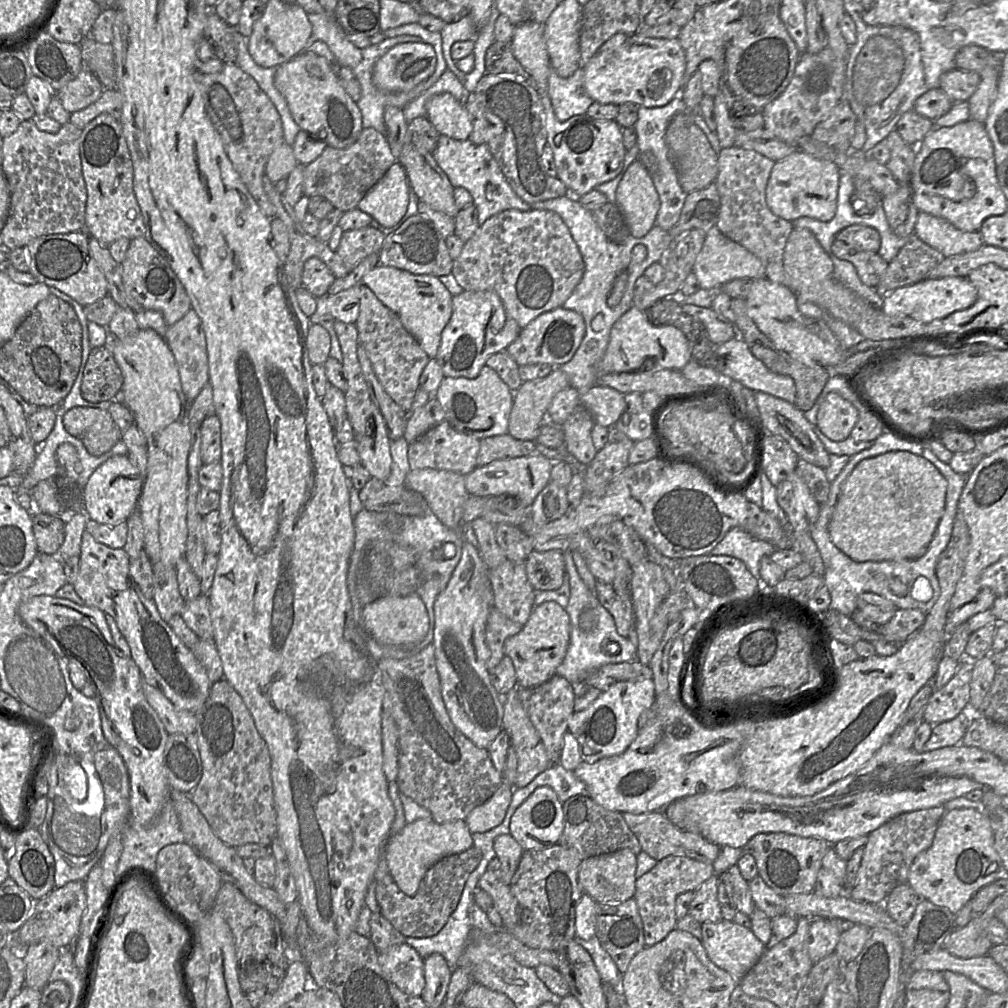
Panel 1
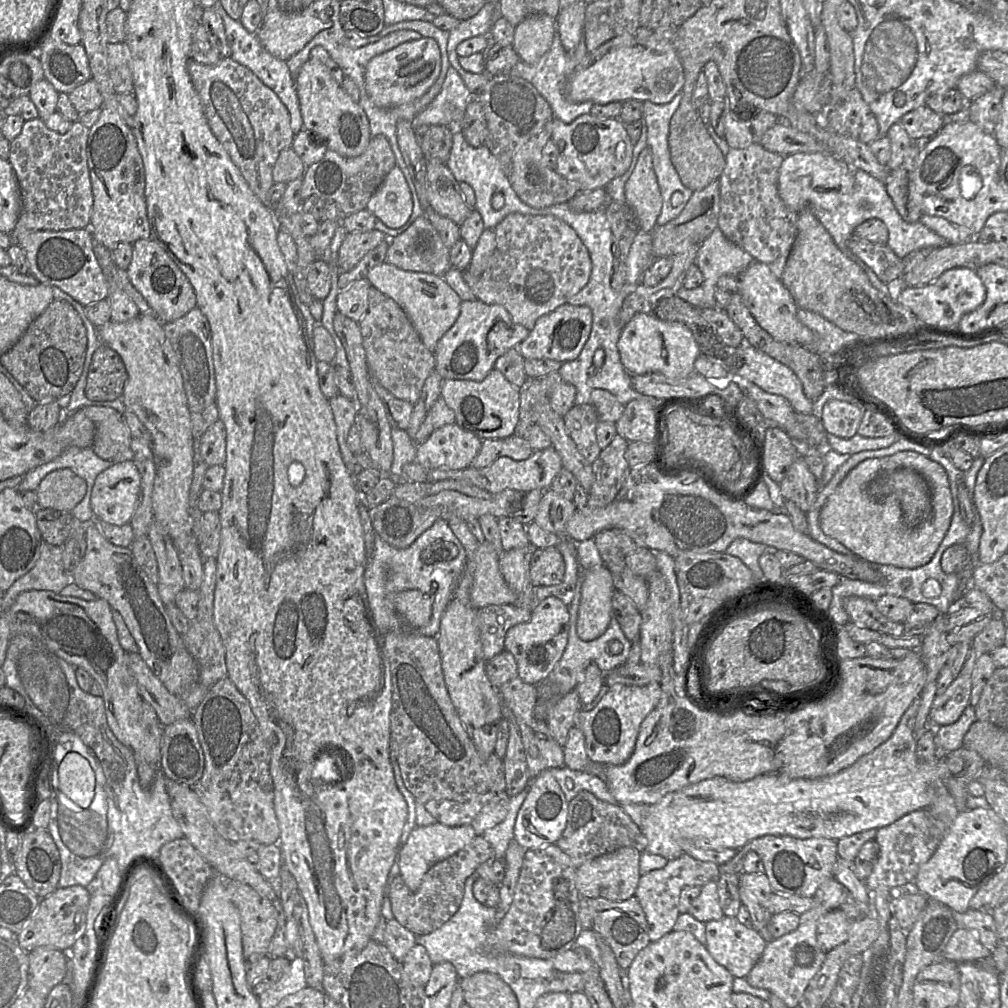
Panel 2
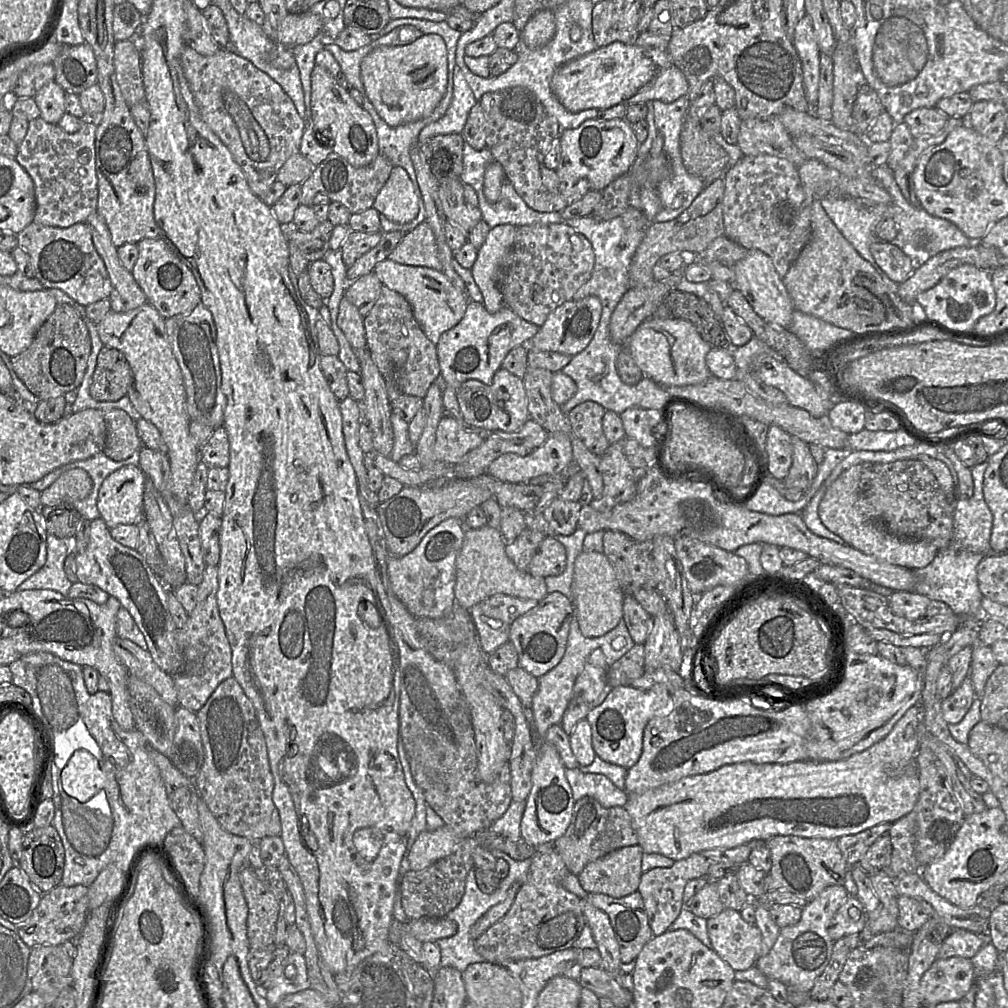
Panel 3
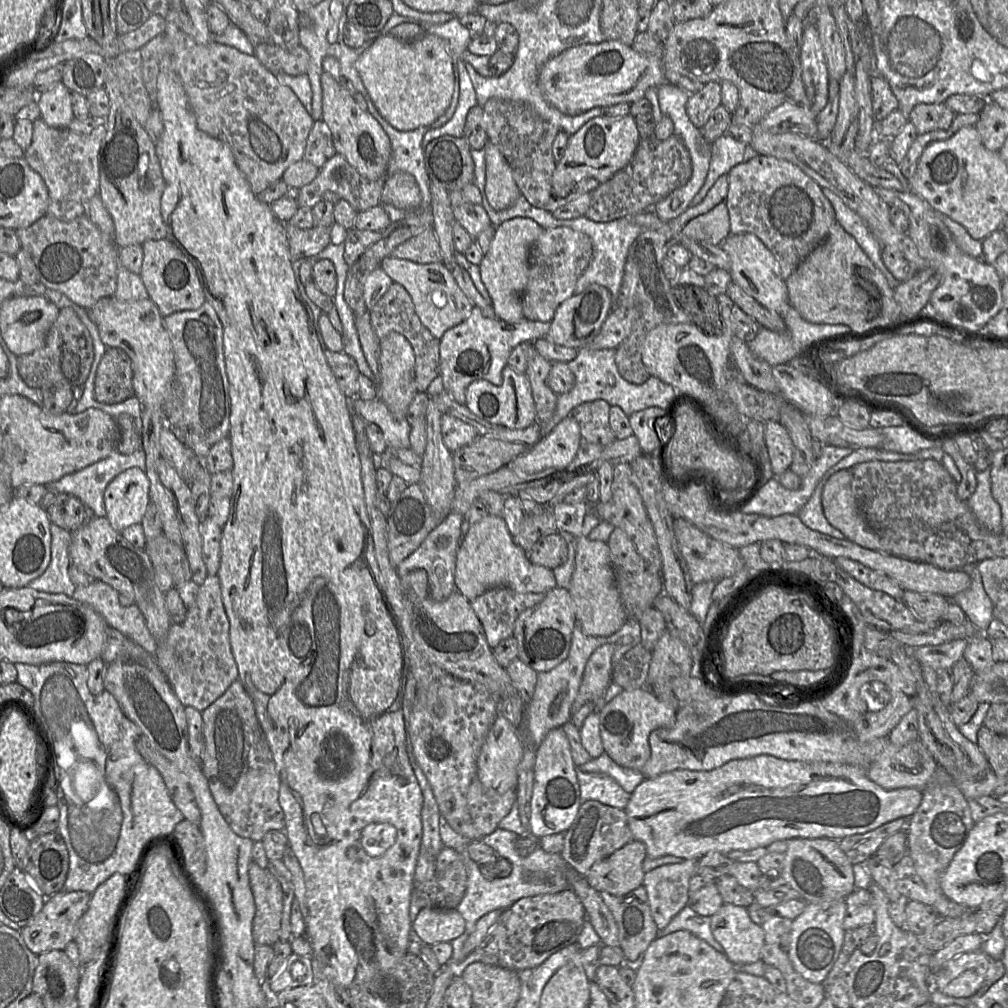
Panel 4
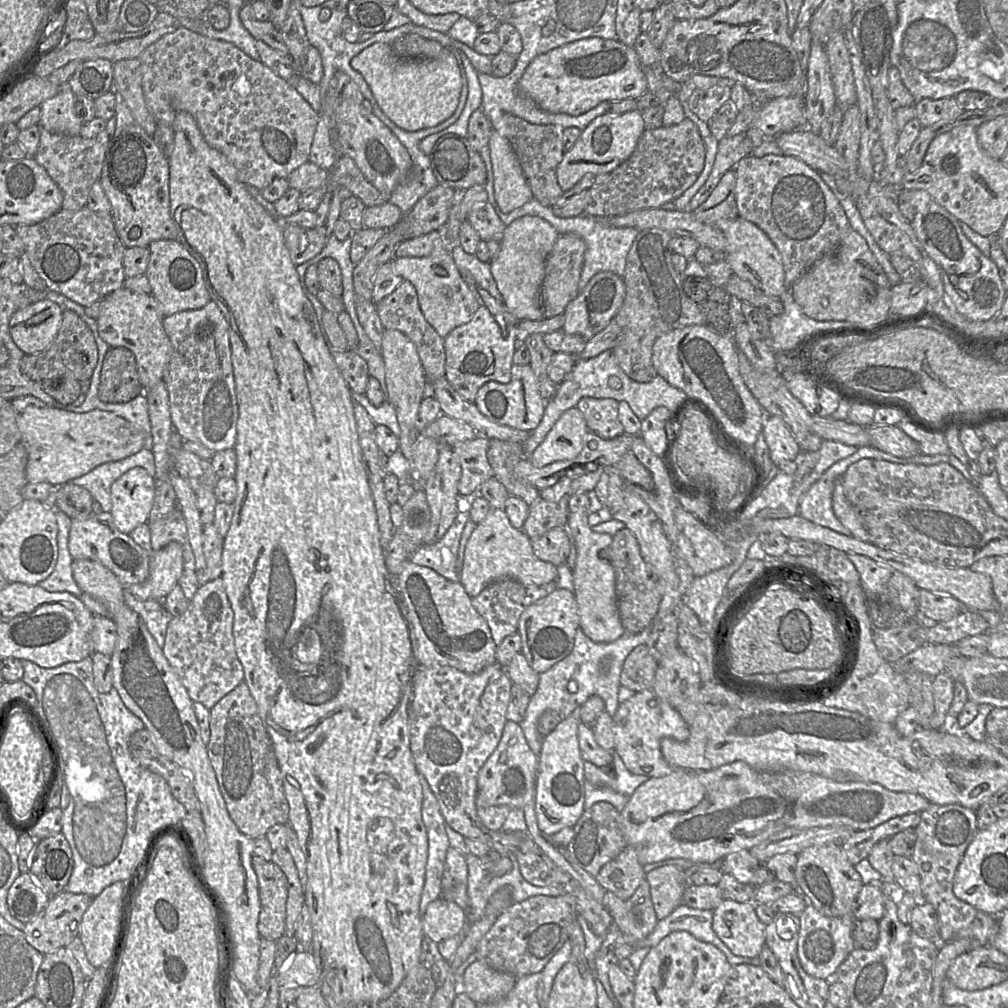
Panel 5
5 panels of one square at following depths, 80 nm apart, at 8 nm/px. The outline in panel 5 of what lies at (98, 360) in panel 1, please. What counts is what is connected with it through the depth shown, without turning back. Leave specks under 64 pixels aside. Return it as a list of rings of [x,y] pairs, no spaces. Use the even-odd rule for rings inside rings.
[[[110,347],[101,368],[99,399],[105,403],[126,403],[142,393],[133,352],[125,347]]]

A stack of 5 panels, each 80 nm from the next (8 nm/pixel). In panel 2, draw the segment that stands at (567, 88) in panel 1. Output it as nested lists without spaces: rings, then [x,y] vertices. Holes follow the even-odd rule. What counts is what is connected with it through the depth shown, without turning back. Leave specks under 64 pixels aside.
[[[556,31],[550,49],[537,63],[528,64],[522,60],[519,60],[518,63],[510,70],[508,75],[520,77],[530,82],[540,93],[540,95],[548,102],[554,116],[565,124],[569,124],[579,116],[589,114],[594,105],[594,103],[590,101],[574,103],[568,100],[565,96],[566,85],[571,80],[571,77],[574,75],[579,64],[583,61],[587,54],[588,51],[585,44],[584,31],[578,46],[573,52],[567,52],[564,49]]]

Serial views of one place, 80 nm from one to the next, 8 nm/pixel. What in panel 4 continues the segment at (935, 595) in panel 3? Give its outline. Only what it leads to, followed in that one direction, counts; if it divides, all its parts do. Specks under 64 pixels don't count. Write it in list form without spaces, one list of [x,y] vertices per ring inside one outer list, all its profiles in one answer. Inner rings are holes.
[[[991,467],[977,472],[977,487],[967,504],[975,515],[978,523],[988,531],[1002,533],[1001,508],[991,493]],[[976,565],[960,570],[964,570],[970,575],[971,584],[969,588],[949,600],[962,609],[967,619],[977,628],[981,635],[994,619],[994,604],[983,588],[981,576]]]

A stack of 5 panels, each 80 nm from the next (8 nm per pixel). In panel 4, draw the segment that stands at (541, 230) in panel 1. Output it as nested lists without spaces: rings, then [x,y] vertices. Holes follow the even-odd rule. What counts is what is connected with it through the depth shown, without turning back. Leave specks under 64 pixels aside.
[[[569,227],[545,229],[530,250],[528,282],[521,296],[524,318],[551,323],[559,305],[575,294],[577,281],[589,266],[592,254],[592,241],[584,233]]]

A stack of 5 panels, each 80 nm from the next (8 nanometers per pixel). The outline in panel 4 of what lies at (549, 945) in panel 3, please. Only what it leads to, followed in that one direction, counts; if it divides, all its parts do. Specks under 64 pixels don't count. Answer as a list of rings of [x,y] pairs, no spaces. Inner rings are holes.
[[[572,889],[523,897],[502,911],[474,952],[484,964],[516,972],[535,968],[552,954],[576,943],[585,919],[585,910]]]

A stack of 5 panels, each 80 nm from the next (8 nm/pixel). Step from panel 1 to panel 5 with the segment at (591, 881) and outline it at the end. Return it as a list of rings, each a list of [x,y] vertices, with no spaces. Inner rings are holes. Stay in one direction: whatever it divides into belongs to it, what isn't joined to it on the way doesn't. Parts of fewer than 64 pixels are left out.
[[[627,845],[615,858],[603,865],[594,878],[605,890],[620,899],[629,899],[645,878],[637,849]]]

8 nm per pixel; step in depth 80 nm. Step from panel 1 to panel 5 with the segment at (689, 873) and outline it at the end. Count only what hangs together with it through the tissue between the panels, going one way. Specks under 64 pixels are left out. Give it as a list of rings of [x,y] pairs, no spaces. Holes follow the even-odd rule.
[[[666,865],[651,870],[645,875],[650,896],[658,920],[667,917],[683,902],[685,892],[683,871],[677,866]]]

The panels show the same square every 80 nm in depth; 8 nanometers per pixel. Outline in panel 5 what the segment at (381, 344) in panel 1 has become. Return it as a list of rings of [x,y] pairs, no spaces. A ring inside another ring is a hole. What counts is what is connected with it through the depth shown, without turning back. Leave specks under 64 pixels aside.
[[[403,281],[377,303],[376,308],[385,330],[399,330],[415,344],[427,381],[431,382],[445,375],[444,338],[425,319],[419,306],[417,291],[411,282]]]

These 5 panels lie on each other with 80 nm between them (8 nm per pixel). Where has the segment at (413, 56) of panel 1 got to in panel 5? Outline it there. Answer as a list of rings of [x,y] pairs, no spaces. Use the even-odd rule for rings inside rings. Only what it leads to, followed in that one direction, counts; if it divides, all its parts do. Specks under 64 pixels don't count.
[[[377,42],[372,44],[371,46],[365,48],[358,55],[352,58],[351,66],[357,70],[364,77],[365,81],[369,85],[379,107],[384,112],[384,114],[394,122],[398,127],[406,131],[417,131],[425,128],[430,128],[438,125],[444,120],[448,119],[455,112],[459,98],[462,90],[462,81],[461,81],[461,68],[457,61],[456,56],[453,54],[451,49],[444,49],[436,58],[400,58],[396,56],[392,50],[392,46],[386,43]]]

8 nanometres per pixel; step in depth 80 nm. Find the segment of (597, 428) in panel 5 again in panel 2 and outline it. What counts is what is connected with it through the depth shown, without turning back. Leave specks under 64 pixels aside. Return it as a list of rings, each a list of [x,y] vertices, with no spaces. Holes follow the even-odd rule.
[[[590,403],[574,405],[564,416],[565,428],[579,453],[592,463],[600,454],[596,440],[597,411]]]

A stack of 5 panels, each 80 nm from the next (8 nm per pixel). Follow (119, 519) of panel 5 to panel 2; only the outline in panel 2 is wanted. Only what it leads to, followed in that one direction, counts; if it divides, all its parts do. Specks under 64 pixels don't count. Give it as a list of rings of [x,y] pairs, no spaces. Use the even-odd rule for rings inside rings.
[[[133,461],[116,463],[102,471],[92,487],[90,505],[95,520],[129,524],[140,491],[140,474]]]

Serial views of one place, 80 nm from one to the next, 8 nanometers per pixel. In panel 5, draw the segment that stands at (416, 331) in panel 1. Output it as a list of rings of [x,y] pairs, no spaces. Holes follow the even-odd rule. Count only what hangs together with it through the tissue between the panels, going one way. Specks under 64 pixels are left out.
[[[433,250],[427,257],[393,258],[391,263],[395,274],[414,285],[425,319],[443,338],[456,327],[467,323],[480,306],[462,277],[450,250]]]

